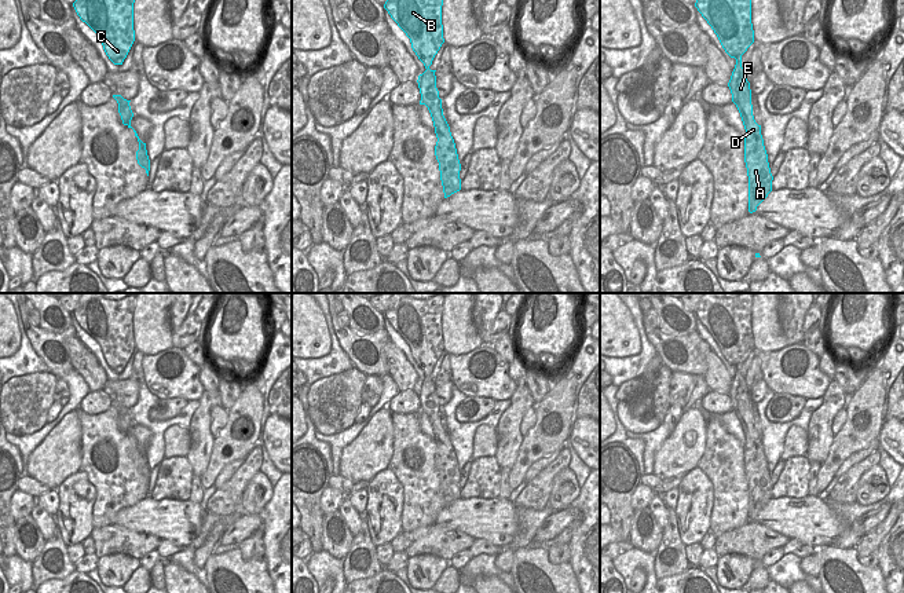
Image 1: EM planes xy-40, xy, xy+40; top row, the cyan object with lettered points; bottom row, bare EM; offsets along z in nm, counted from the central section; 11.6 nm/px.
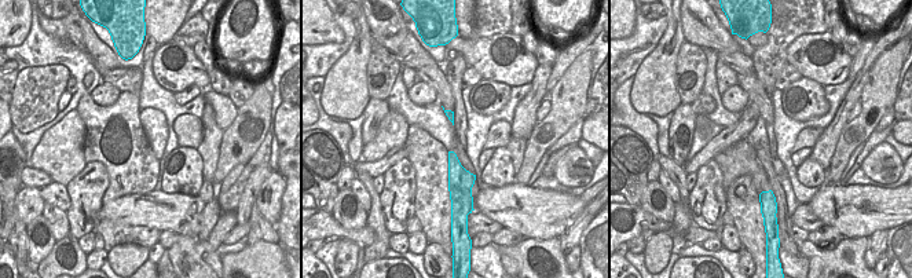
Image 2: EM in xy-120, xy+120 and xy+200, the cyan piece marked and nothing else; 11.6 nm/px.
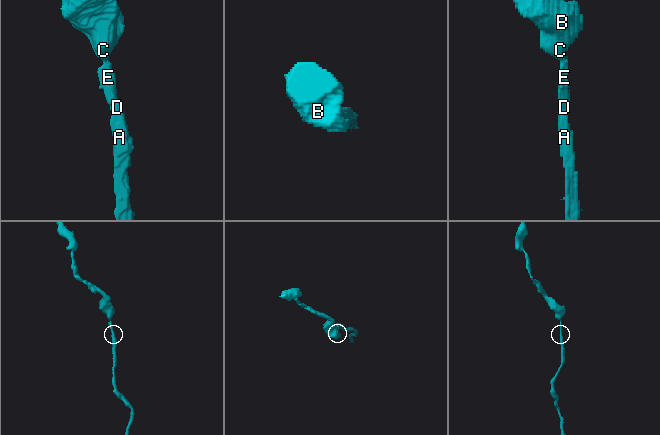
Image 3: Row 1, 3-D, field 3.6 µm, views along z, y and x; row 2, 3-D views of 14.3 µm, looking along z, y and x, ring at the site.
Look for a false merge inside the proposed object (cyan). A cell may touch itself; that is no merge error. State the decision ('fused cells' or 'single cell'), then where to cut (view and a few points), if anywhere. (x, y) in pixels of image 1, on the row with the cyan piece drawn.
single cell; no cut

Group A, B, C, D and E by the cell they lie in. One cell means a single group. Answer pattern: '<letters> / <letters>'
A B C D E

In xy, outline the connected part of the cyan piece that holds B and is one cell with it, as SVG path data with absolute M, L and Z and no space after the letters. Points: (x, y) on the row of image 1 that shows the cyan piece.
M387 0L384 8L410 39L413 51L427 69L417 80L421 94L420 105L428 107L433 121L438 138L435 155L444 198L447 198L461 190L461 164L450 127L443 116L442 99L436 88L436 70L429 69L444 43L442 6L443 0Z

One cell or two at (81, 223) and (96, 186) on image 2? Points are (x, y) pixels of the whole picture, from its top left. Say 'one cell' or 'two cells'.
one cell

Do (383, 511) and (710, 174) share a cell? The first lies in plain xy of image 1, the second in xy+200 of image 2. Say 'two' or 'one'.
one

